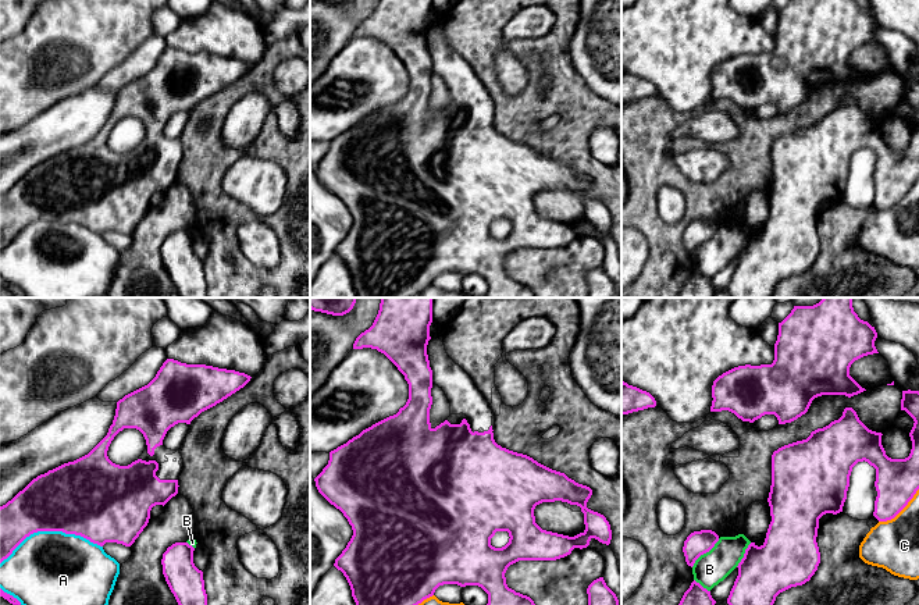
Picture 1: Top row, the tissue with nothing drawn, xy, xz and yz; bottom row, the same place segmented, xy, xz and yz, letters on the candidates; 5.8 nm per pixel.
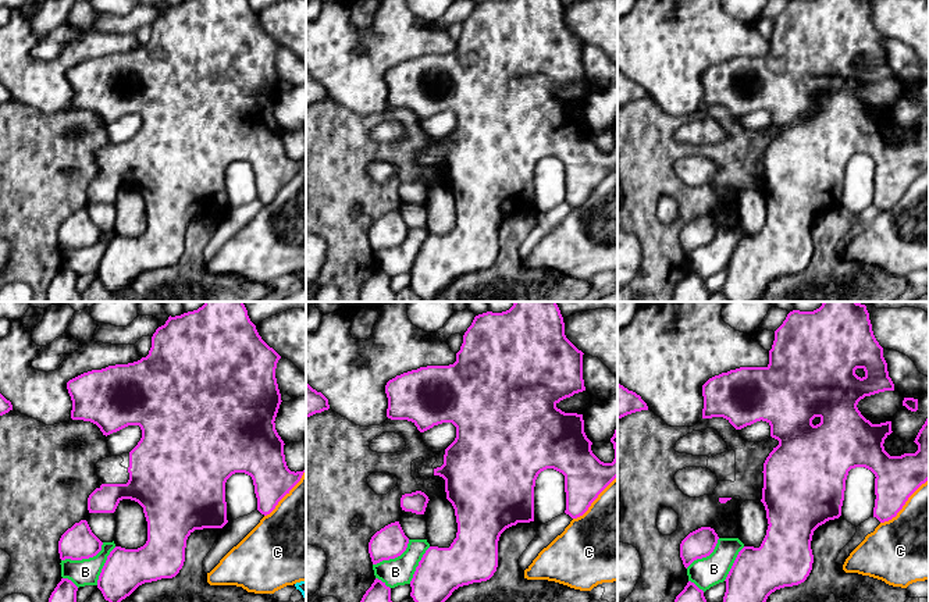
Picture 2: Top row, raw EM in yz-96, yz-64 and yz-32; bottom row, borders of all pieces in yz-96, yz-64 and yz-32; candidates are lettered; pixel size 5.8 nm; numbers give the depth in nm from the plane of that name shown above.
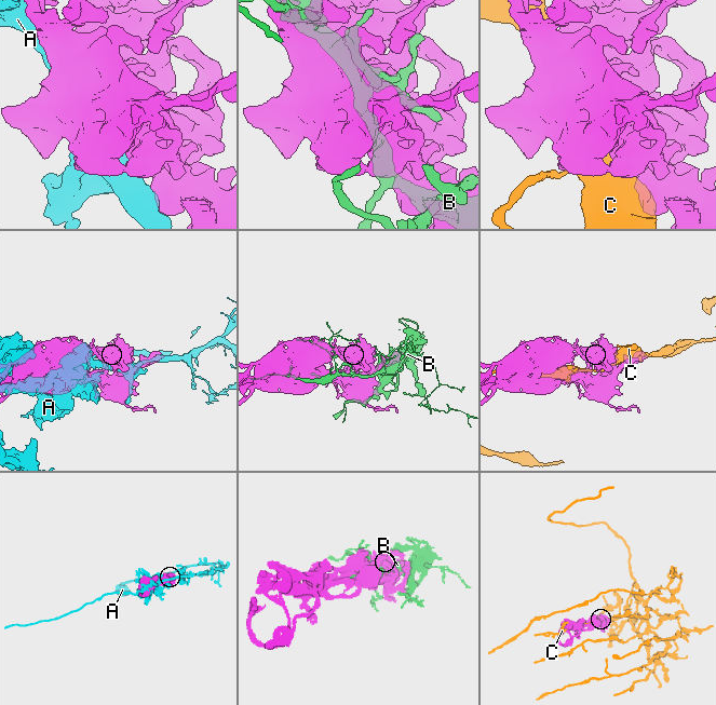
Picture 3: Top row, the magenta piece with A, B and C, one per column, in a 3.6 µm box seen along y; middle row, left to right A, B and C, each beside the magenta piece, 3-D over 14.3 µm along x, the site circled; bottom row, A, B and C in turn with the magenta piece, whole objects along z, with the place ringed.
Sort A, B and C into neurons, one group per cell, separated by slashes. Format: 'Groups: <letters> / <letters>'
Groups: A / B / C

